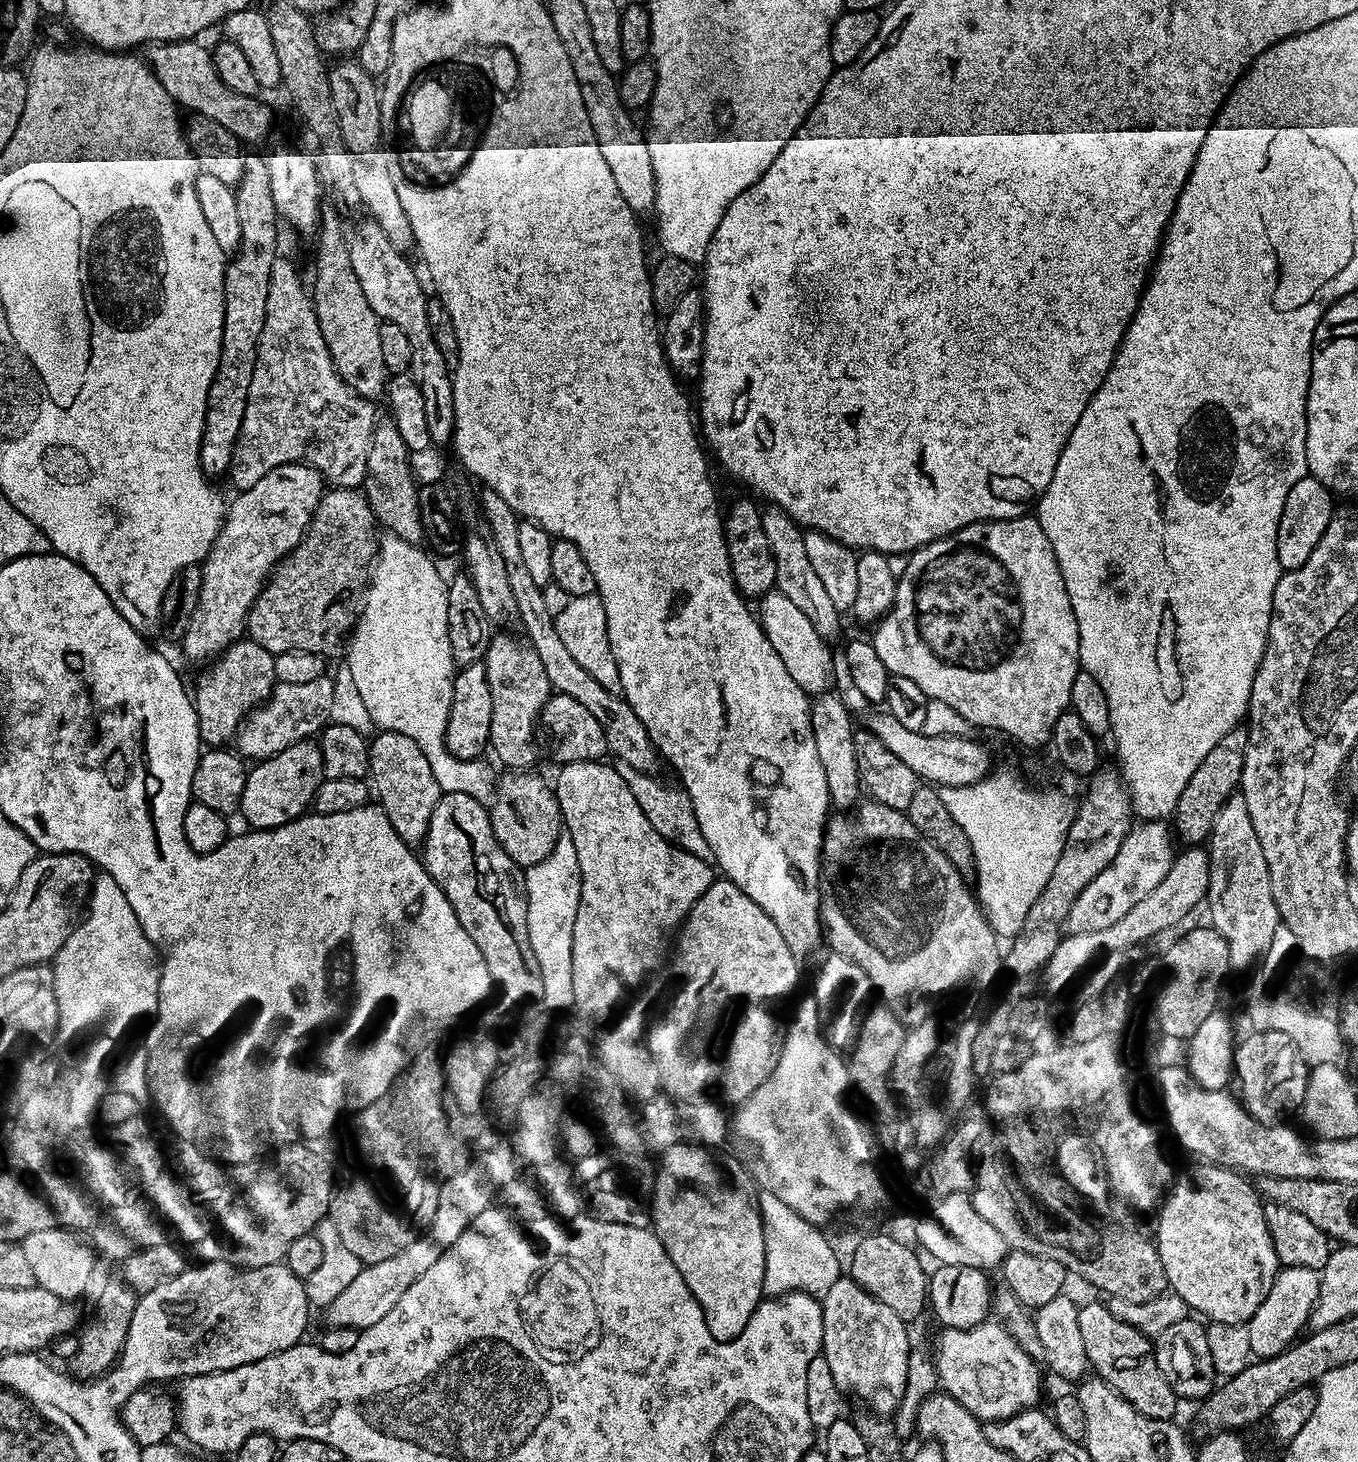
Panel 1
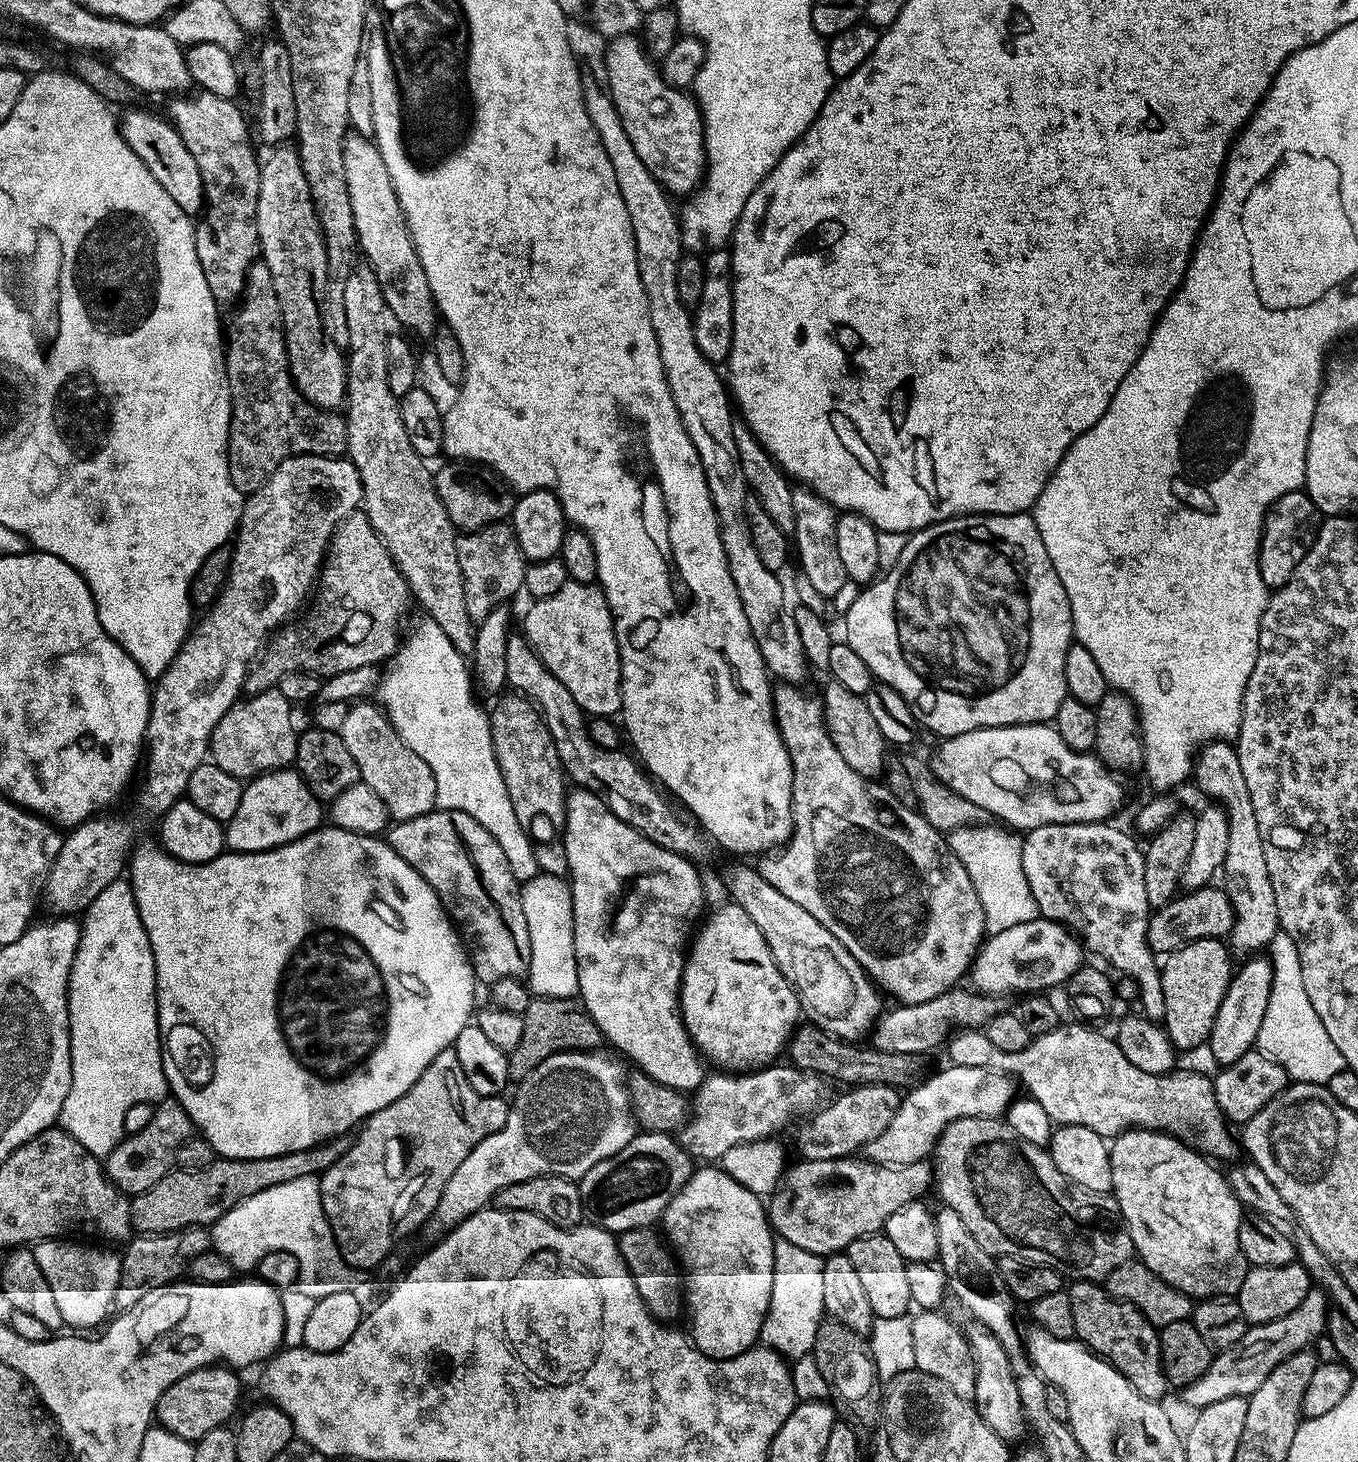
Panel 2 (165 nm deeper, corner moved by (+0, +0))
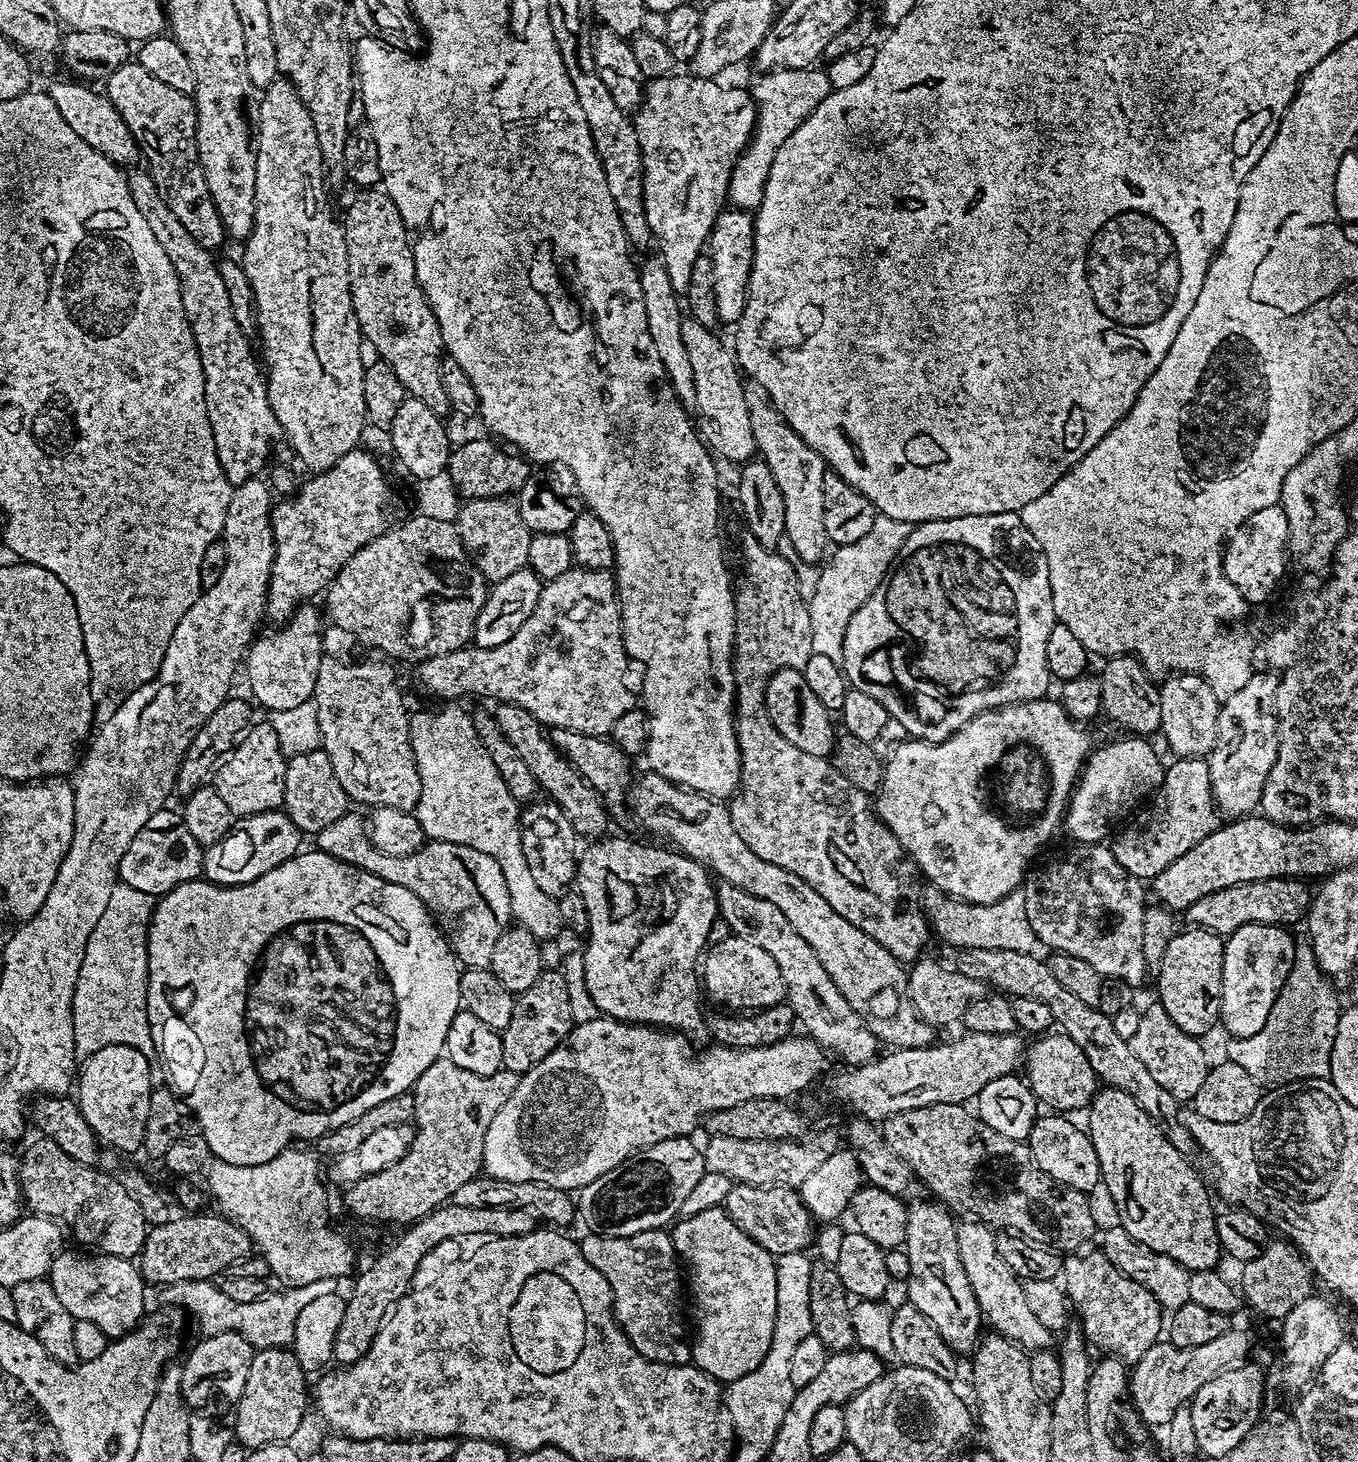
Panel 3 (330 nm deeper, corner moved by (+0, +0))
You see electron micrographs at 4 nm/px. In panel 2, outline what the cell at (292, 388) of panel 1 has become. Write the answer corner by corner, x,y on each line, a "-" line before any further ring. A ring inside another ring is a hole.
257,258
250,266
248,277
244,283
244,295
240,297
236,310
237,312
232,316
232,321
229,324
227,321
226,324
226,347
224,350
224,361
228,371
228,385
232,395
232,417
230,418
230,430
228,431
228,465
230,466
230,478
234,482
234,486
238,486
238,490
242,493
251,494
259,490
268,481
270,473
286,458
291,456
344,456
348,450
347,426
343,415
337,414
332,410
317,408
311,401
305,400
299,389
296,388
296,384
292,380
292,372
288,369
288,351
284,341
284,323
282,322
282,314
278,306
278,294
274,294
274,278
270,278
270,266
266,266
263,258

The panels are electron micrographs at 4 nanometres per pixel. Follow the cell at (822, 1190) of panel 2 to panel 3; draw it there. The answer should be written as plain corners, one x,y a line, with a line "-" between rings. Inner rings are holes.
737,1183
728,1192
724,1209
752,1241
758,1242
774,1258
782,1254
804,1252
815,1239
815,1221
799,1193
793,1189

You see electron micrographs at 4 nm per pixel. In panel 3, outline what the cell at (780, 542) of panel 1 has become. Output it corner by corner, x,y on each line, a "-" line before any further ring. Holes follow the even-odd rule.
691,318
685,319
682,326
682,338
686,342
690,368
694,370
694,405
704,419
699,421
698,431
701,440
707,443
721,461
729,460
735,466
743,466
757,455
754,429
750,426
750,406
746,406
746,380
733,345
723,344
716,334
713,329
702,326

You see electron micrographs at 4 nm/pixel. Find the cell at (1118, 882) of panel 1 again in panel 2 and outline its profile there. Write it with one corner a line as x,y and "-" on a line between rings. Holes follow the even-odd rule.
1037,918
1031,920
1030,922
1018,922
1018,926
1010,926
1010,930
1002,930
1001,932
991,933
985,939
984,943
980,946
980,951
976,953
976,958
972,962
972,967
970,969
970,980
972,978
971,987
975,991
985,995
985,996
995,996
997,998
1005,998
1011,992
1020,992
1019,994
1040,994
1045,990
1052,990
1048,988
1056,988
1059,986
1067,985
1068,980
1071,976
1082,967
1085,963
1084,956
1086,957
1085,949
1082,947
1081,941
1077,939
1075,935
1069,929
1065,928
1062,924
1056,924
1052,920
1046,920
1043,918

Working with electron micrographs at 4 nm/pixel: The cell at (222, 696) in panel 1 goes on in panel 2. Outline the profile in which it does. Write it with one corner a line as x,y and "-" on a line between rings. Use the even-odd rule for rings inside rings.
279,687
268,688
265,692
241,699
230,710
226,710
226,714
222,714
222,722
214,726
214,734
208,739
211,763
226,770
226,774
234,774
242,782
247,782
253,776
260,776
264,772
295,765
298,729
292,725
292,708
293,701
288,700

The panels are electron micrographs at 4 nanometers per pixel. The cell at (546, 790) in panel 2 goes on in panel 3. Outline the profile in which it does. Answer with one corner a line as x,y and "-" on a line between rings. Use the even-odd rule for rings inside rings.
549,798
541,799
539,802
532,802
523,809
520,817
520,837
522,838
522,850
526,854
526,864
530,866
530,874
536,879
537,885
541,887
542,892
547,896
559,898
573,887
576,879
576,870
578,867
578,848
576,852
576,842
578,835
574,826
571,825
567,814

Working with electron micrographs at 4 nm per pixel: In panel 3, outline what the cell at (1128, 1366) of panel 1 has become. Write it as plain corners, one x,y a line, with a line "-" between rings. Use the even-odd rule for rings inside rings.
1100,1250
1087,1252
1069,1255
1062,1264
1062,1287
1071,1311
1080,1315
1078,1323
1092,1348
1101,1348
1101,1353
1135,1366
1161,1339
1161,1306
1146,1287
1122,1274

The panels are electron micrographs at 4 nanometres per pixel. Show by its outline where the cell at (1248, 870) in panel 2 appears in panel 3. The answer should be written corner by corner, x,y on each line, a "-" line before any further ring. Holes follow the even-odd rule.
1178,672
1163,677
1160,684
1162,698
1162,722
1159,735
1164,736
1168,748
1176,758
1204,758
1215,746
1220,699
1210,690
1201,676
1193,672

